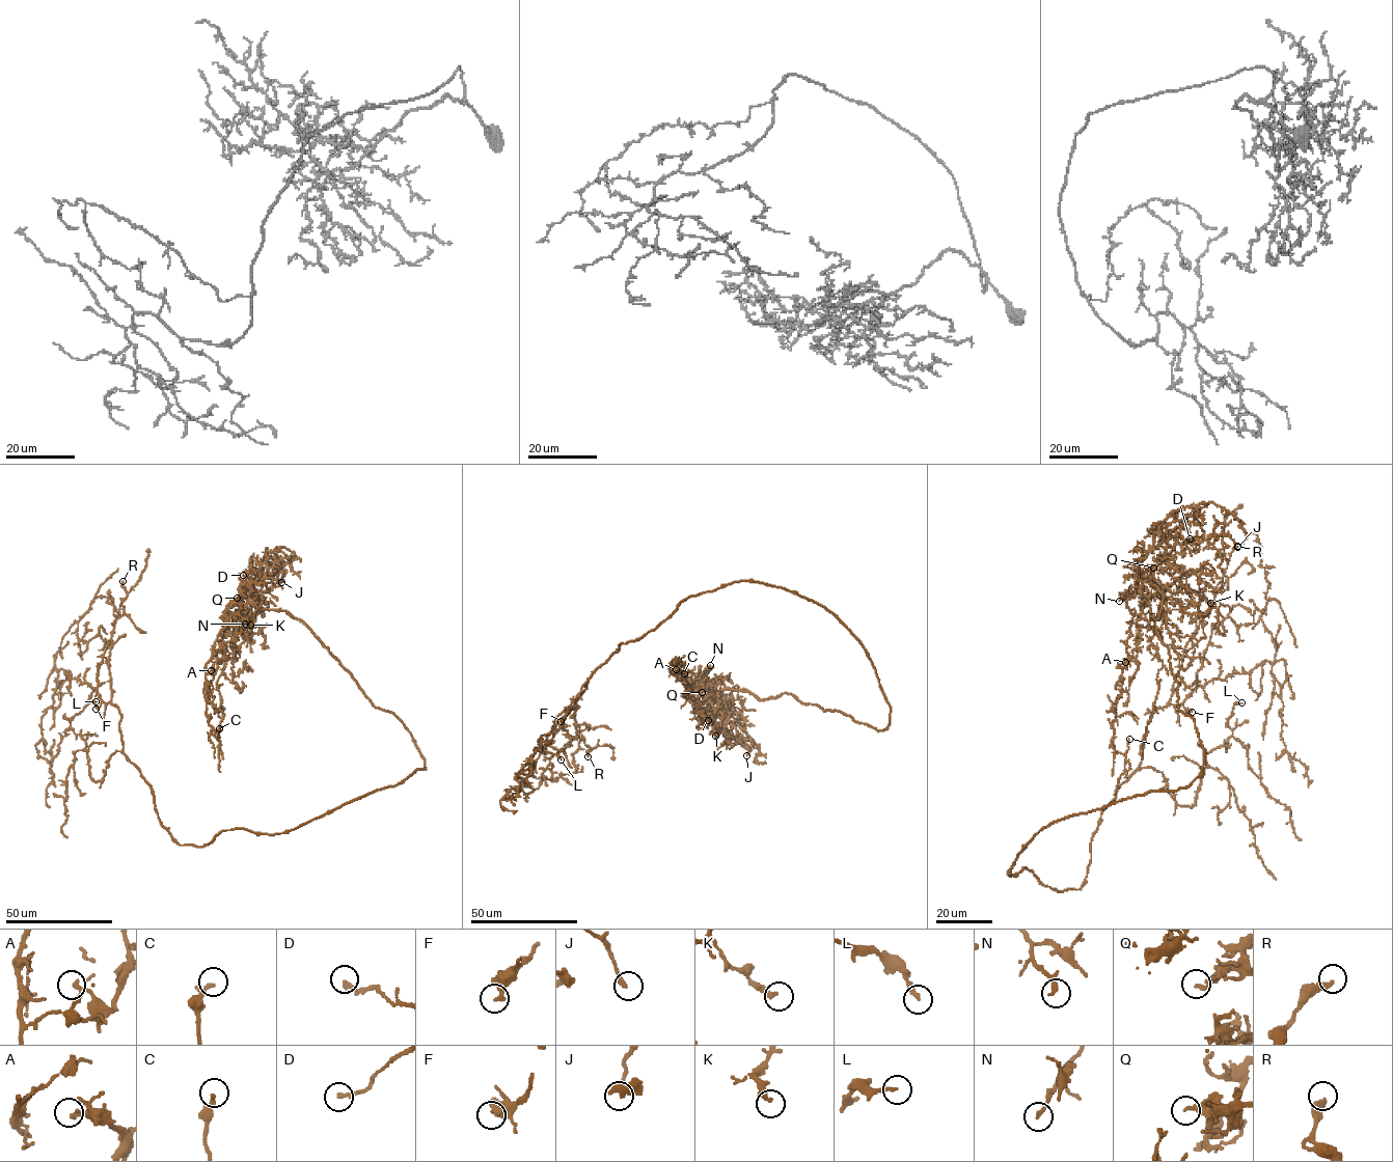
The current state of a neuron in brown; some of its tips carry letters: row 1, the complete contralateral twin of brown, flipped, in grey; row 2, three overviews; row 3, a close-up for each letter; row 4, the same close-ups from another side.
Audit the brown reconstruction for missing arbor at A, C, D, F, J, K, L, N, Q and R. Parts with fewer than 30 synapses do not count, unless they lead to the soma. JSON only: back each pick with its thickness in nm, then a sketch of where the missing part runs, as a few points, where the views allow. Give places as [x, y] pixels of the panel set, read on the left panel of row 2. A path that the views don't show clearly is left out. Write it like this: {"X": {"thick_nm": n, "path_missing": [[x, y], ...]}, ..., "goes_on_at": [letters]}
{"J": {"thick_nm": 200, "path_missing": [[281, 582], [280, 587], [294, 597]]}, "N": {"thick_nm": 150, "path_missing": [[245, 624], [221, 648], [217, 669]]}, "goes_on_at": ["J", "N"]}

